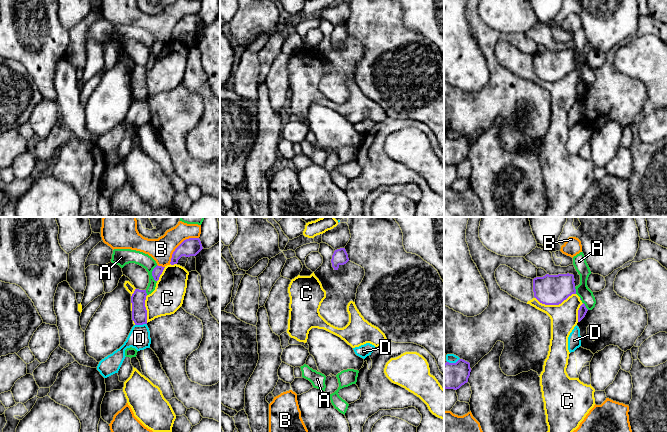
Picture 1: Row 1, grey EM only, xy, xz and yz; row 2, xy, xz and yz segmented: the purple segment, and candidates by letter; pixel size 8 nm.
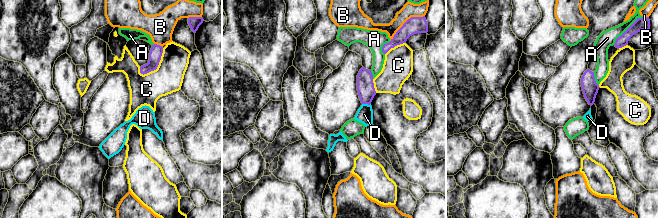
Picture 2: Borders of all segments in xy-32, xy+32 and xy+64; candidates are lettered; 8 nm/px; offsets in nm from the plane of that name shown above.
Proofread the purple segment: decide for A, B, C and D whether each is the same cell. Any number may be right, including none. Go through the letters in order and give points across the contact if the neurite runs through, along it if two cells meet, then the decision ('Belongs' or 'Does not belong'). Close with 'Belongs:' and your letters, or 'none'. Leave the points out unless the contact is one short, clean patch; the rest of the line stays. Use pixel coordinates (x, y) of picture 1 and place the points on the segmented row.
A: Does not belong
B: Boundary: xy (198, 237), (186, 238), (175, 249), (169, 263). Does not belong
C: Does not belong
D: Does not belong
Belongs: none

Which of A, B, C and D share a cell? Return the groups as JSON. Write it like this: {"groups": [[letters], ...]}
{"groups": [["A"], ["B"], ["C"], ["D"]]}

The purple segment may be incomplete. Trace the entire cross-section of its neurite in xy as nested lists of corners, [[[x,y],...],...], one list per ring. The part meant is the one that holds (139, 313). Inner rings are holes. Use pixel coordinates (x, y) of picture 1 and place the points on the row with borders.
[[[135,289],[131,296],[132,320],[135,325],[147,324],[147,310],[145,307],[146,290]]]

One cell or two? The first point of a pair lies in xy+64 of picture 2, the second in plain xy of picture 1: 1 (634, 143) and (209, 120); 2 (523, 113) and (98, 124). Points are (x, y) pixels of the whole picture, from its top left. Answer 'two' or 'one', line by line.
1: two
2: two

